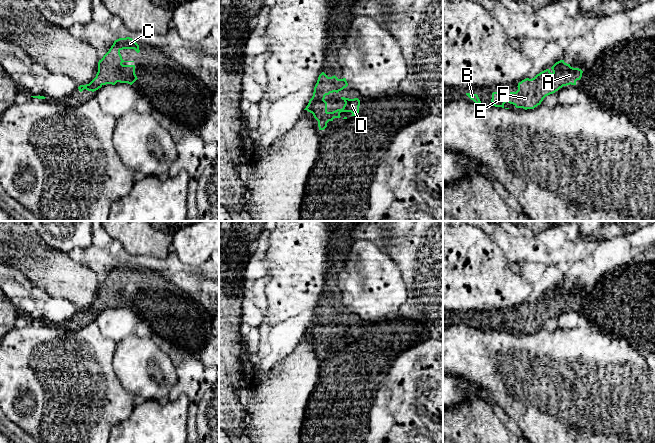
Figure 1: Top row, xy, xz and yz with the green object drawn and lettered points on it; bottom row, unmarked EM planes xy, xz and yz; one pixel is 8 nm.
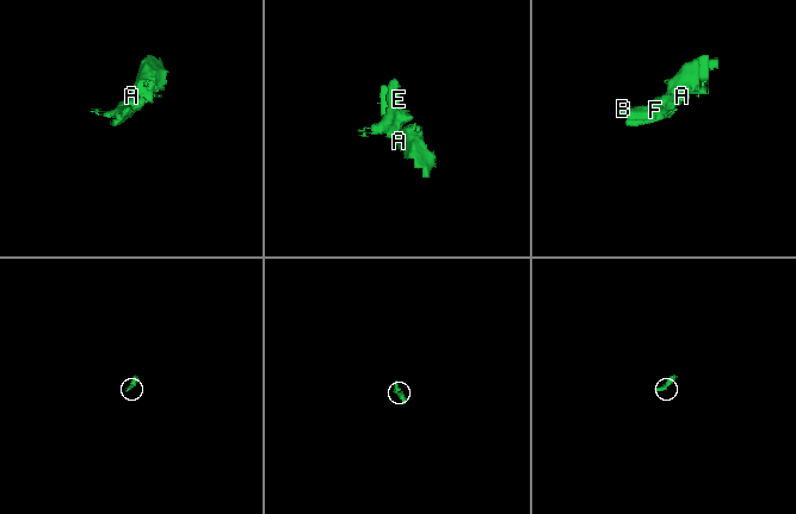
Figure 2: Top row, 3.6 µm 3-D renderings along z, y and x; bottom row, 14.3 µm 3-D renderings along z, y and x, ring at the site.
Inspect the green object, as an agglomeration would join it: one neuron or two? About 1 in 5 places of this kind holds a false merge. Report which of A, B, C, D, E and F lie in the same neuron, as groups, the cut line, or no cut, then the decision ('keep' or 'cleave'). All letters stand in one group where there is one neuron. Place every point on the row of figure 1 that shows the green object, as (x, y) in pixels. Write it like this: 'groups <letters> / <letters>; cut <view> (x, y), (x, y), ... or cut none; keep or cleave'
groups A B C D E F; cut none; keep

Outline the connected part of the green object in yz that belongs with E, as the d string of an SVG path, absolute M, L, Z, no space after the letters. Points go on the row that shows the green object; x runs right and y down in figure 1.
M564 60L556 62L551 69L552 73L546 69L532 79L522 80L518 83L518 90L510 92L509 95L504 92L493 92L491 99L493 106L505 108L504 104L508 102L516 108L534 109L546 96L563 86L576 85L576 81L581 79L583 73L581 69L571 67Z

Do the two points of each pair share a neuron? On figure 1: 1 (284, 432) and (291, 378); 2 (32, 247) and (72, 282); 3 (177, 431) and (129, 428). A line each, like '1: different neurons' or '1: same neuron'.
1: same neuron
2: same neuron
3: same neuron

